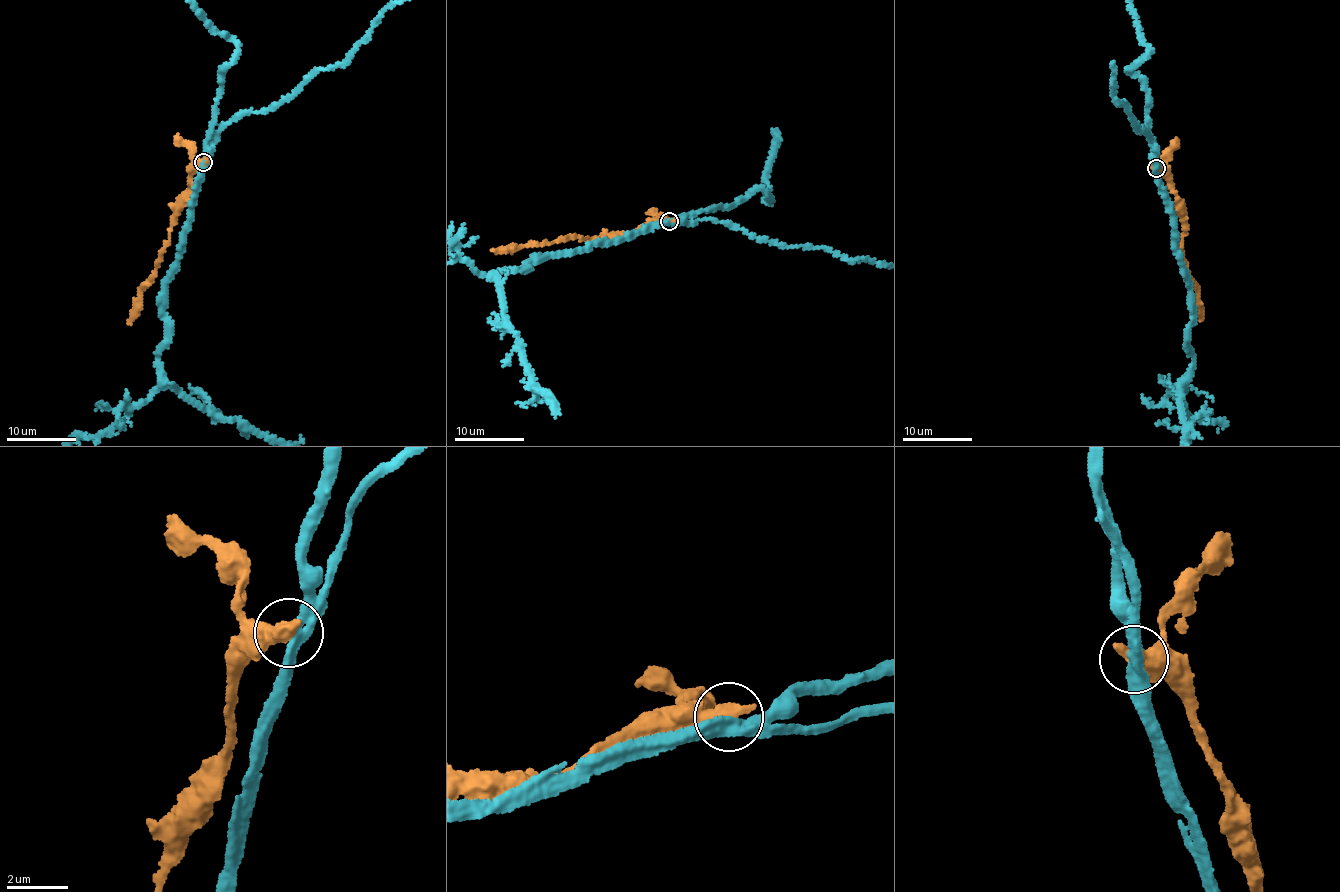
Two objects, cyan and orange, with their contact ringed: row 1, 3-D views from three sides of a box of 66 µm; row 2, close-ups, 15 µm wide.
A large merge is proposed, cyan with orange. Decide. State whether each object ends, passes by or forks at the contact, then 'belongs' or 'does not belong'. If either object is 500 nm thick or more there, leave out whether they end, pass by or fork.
does not belong

